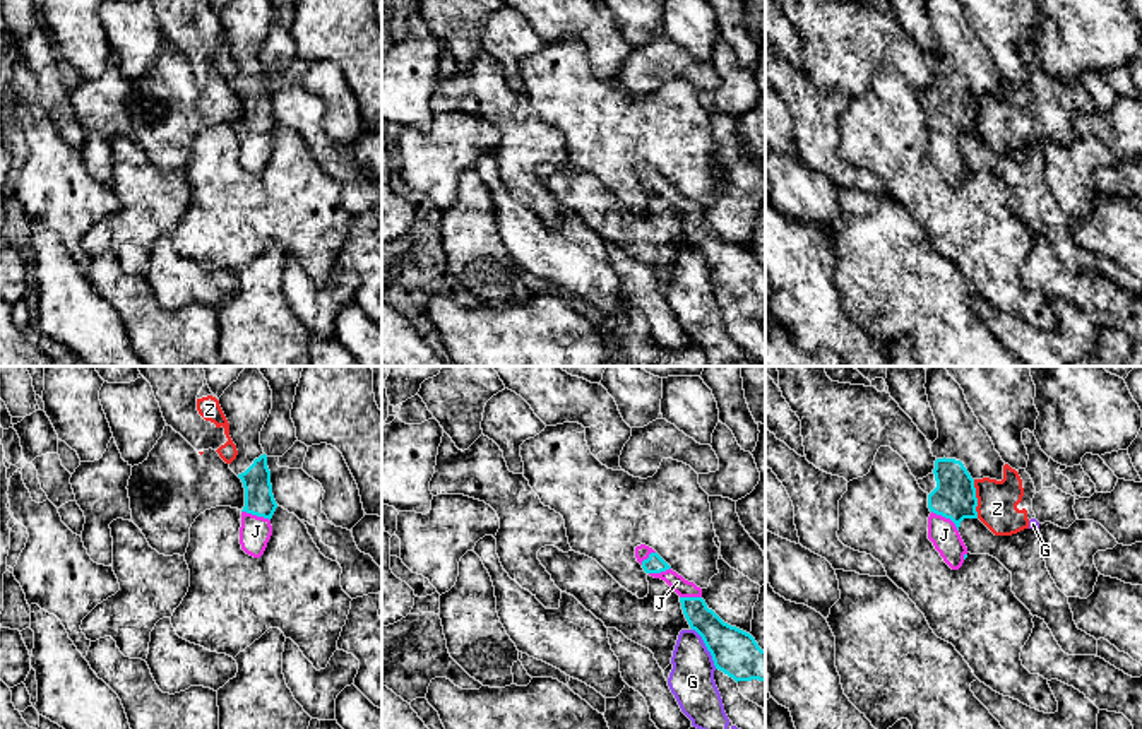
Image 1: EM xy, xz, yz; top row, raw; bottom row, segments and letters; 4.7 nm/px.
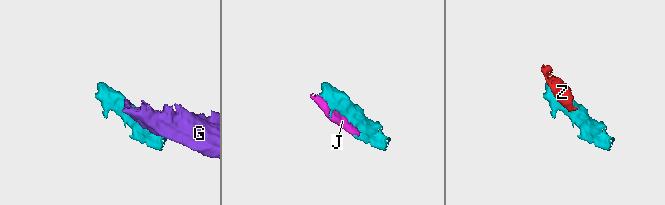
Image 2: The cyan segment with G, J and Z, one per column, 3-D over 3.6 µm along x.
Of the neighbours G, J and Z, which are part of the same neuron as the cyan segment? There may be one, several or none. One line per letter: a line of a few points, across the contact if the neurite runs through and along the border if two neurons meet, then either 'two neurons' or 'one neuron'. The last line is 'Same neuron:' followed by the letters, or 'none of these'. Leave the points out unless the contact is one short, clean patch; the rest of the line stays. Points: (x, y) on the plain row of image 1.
G: two neurons
J: one neuron
Z: two neurons
Same neuron: J

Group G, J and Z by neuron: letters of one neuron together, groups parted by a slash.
G Z / J

